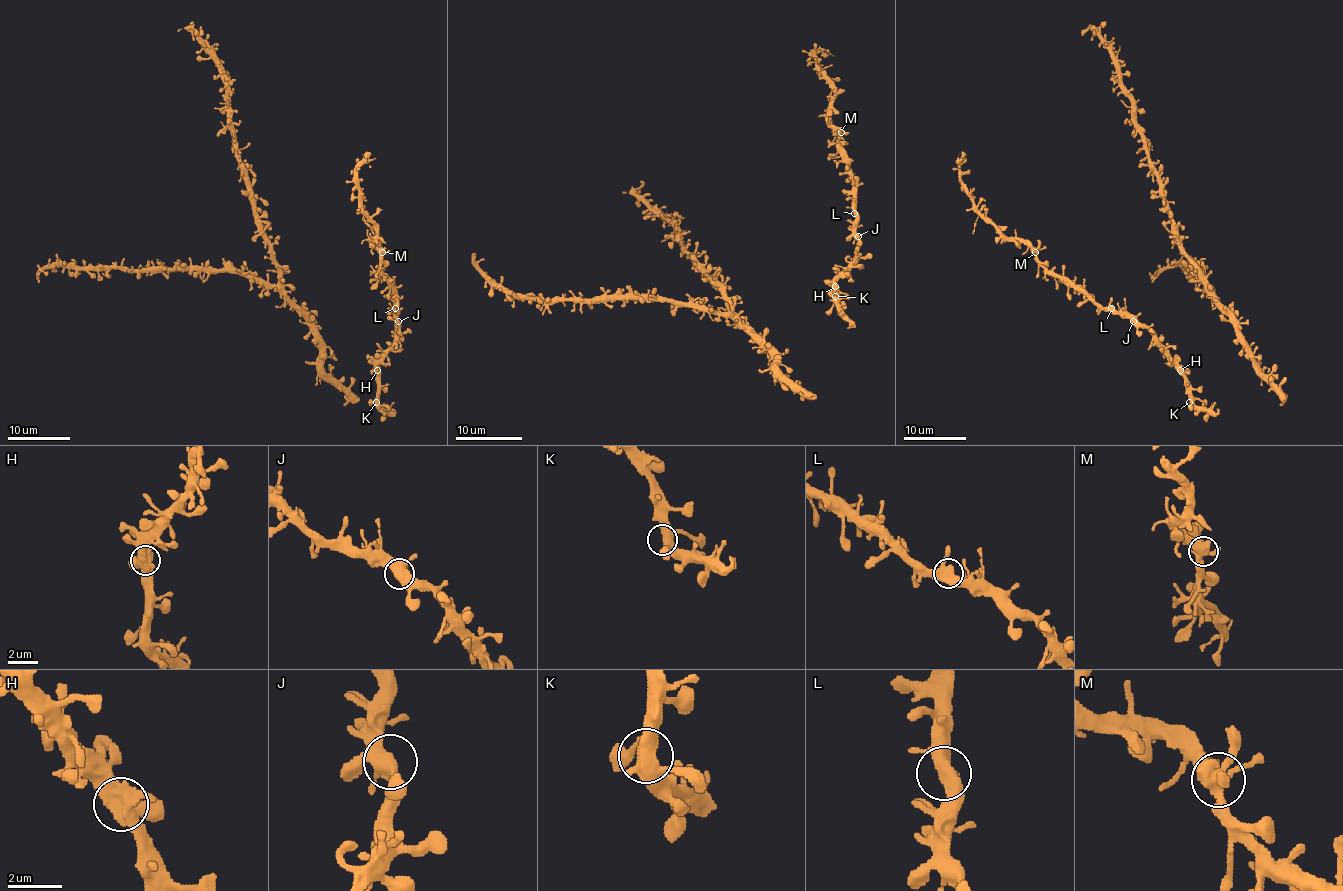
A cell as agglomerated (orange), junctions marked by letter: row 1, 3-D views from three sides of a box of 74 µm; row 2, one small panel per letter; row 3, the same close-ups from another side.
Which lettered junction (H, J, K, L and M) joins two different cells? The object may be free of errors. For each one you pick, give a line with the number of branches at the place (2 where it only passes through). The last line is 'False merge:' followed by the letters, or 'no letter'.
False merge: no letter

